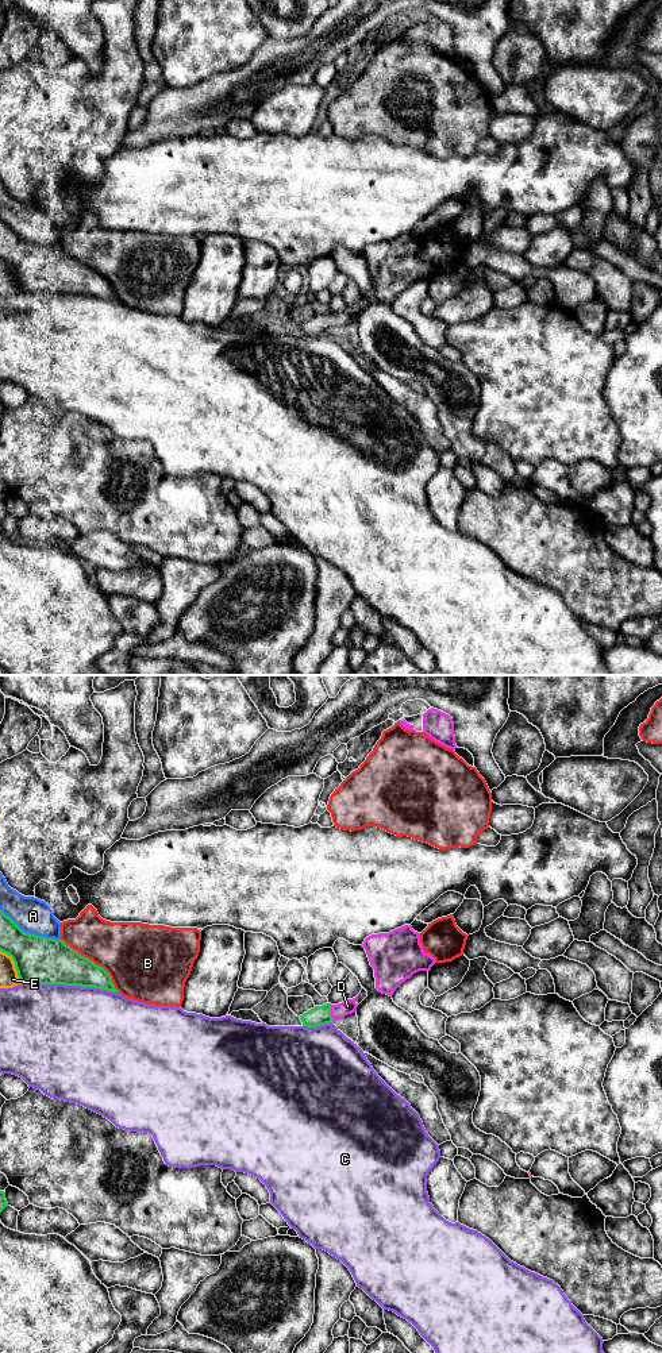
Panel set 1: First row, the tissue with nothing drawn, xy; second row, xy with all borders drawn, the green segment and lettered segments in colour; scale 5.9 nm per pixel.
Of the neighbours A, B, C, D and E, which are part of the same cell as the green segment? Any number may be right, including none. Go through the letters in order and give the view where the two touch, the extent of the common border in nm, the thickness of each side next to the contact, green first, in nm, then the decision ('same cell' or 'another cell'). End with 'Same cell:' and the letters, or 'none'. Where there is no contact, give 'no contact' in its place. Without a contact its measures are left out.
A: xy | 400 nm | 280/220 nm | another cell
B: xy | 480 nm | 280/380 nm | another cell
C: xy | 550 nm | 280/500 nm | another cell
D: xy | 110 nm | 120/90 nm | same cell
E: xy | 240 nm | 280/110 nm | another cell
Same cell: D

